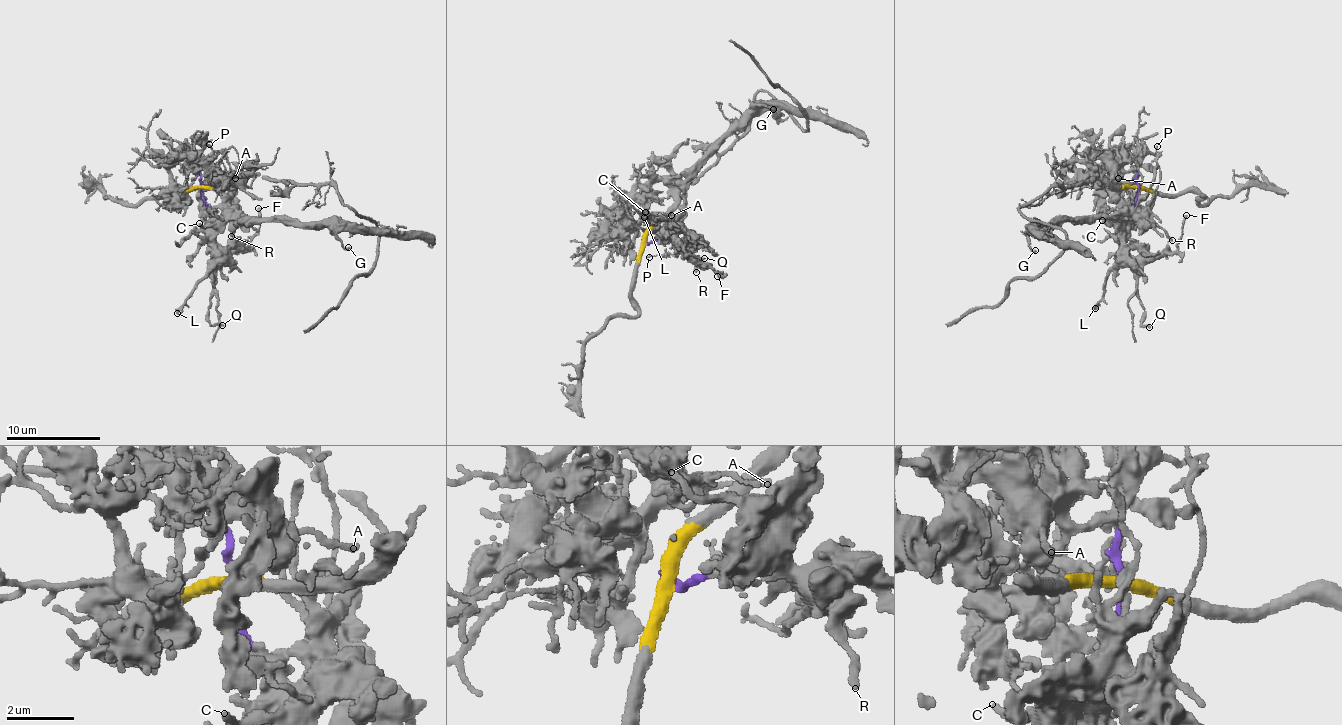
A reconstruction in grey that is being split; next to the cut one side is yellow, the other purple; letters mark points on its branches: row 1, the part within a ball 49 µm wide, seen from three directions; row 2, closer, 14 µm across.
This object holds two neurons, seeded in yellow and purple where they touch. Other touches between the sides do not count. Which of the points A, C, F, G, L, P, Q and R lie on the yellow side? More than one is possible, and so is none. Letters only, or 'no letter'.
A

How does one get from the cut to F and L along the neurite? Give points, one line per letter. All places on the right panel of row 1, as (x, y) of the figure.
F: (1138, 188), (1126, 250), (1134, 257), (1154, 258), (1169, 255), (1177, 248), (1186, 216)
L: (1138, 188), (1122, 264), (1107, 275), (1095, 308)

